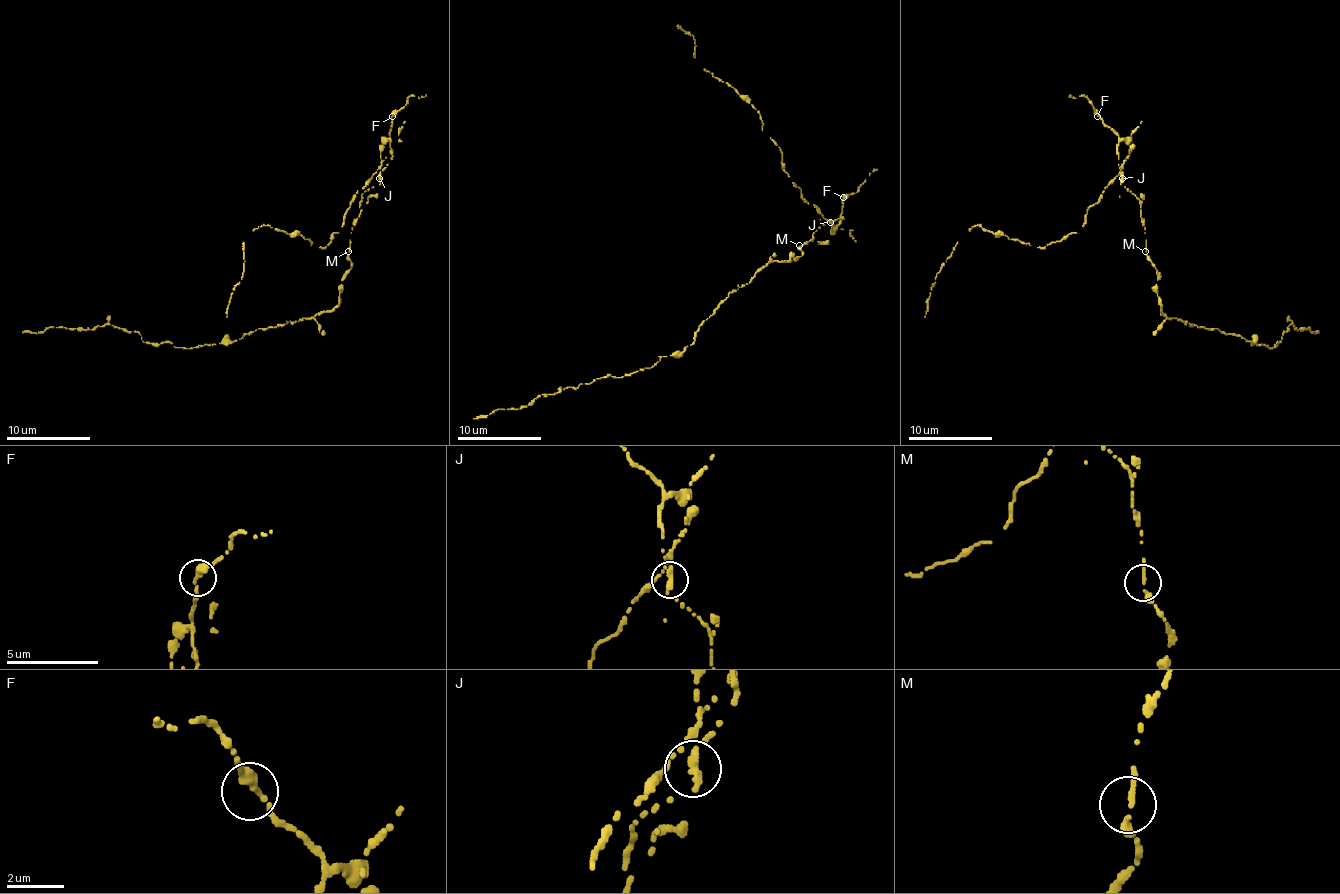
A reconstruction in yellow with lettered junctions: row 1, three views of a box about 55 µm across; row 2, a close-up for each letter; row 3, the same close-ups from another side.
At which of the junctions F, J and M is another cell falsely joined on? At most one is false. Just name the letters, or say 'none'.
J

